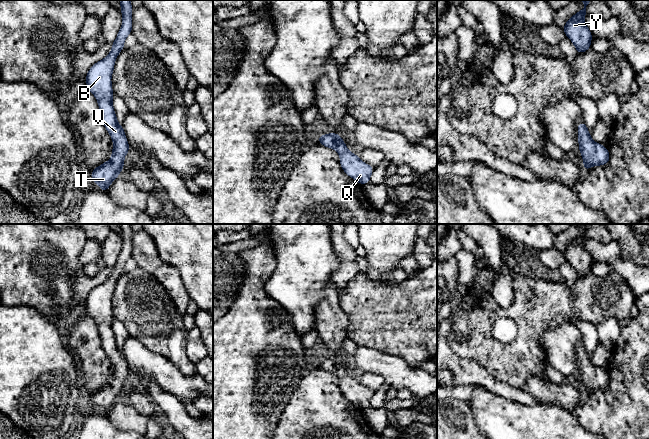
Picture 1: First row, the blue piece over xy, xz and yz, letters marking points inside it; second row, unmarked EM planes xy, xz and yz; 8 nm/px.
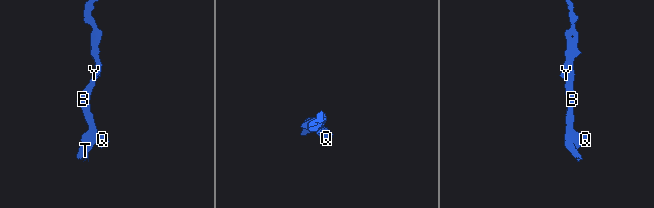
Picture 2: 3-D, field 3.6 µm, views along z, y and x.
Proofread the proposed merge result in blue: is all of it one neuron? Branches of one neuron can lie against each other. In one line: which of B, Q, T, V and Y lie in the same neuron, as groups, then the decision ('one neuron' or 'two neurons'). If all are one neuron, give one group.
B Q T V Y | one neuron

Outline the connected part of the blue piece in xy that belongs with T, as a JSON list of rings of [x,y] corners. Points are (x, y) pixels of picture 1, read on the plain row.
[[[119,224],[119,226],[123,246],[115,265],[112,267],[112,274],[104,283],[95,287],[85,301],[87,314],[96,321],[102,346],[113,364],[111,383],[94,392],[91,397],[91,404],[98,408],[101,415],[107,415],[111,407],[118,401],[124,392],[124,381],[130,374],[125,355],[117,346],[112,329],[114,317],[111,301],[115,284],[124,272],[125,263],[132,255],[131,238],[133,231],[130,224]]]

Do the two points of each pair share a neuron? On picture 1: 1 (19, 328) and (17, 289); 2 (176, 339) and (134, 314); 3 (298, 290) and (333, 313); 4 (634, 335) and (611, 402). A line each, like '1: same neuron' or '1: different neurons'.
1: different neurons
2: same neuron
3: different neurons
4: same neuron

